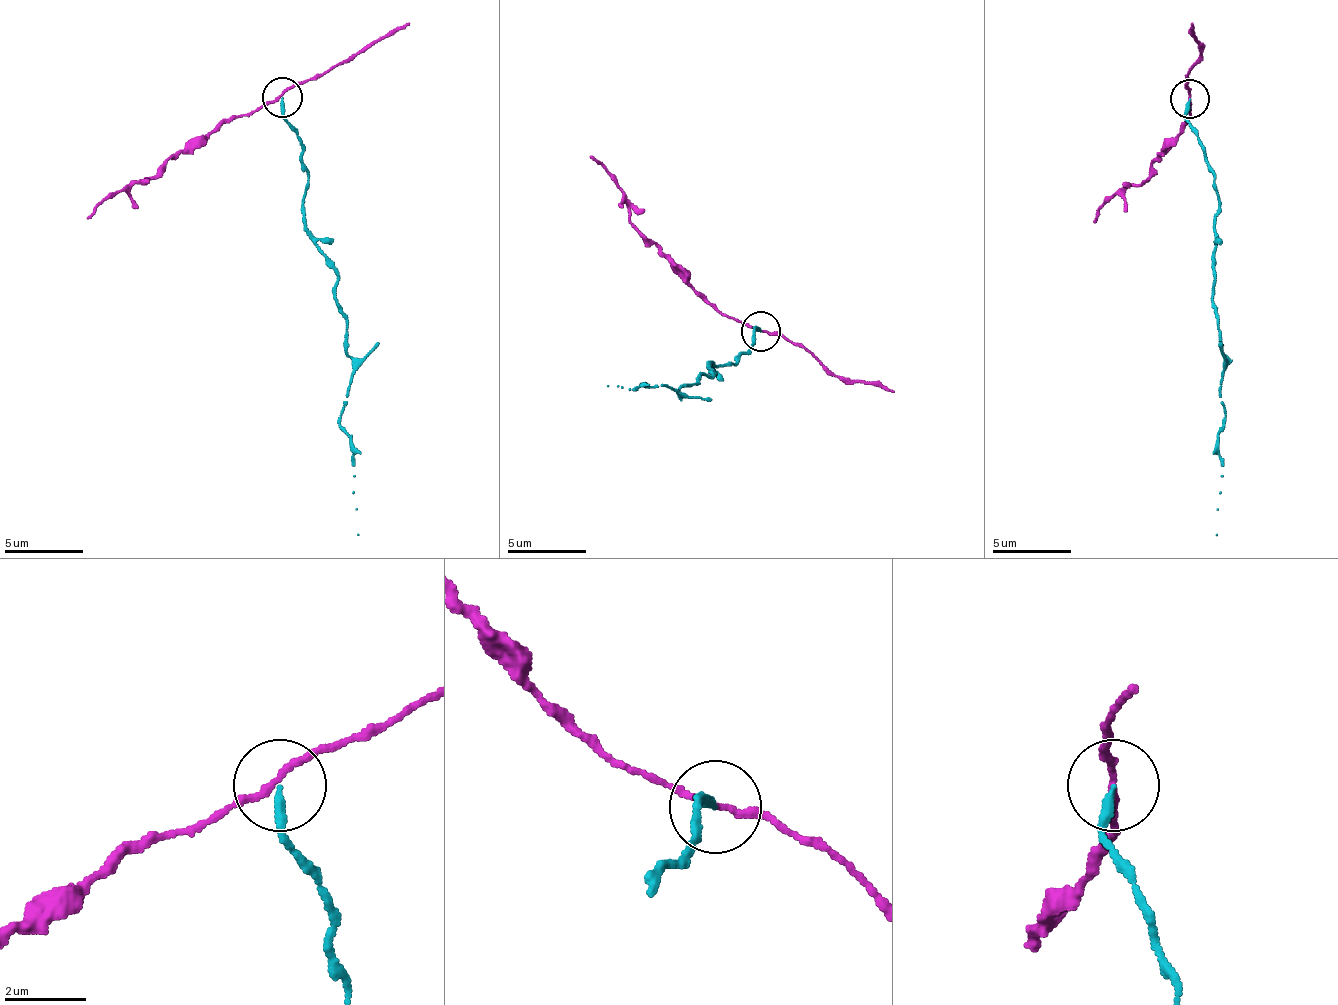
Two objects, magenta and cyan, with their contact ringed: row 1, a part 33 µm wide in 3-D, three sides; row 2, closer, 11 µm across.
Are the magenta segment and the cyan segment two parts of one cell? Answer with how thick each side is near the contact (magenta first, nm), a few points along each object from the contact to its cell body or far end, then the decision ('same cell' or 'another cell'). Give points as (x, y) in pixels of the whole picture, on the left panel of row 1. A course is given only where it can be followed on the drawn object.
150/200 nm | magenta via (279, 98), (200, 137), (138, 184), (127, 184), (88, 219) | cyan via (282, 98), (309, 177), (302, 220), (335, 271), (351, 361), (341, 428), (351, 439), (358, 533) | another cell

